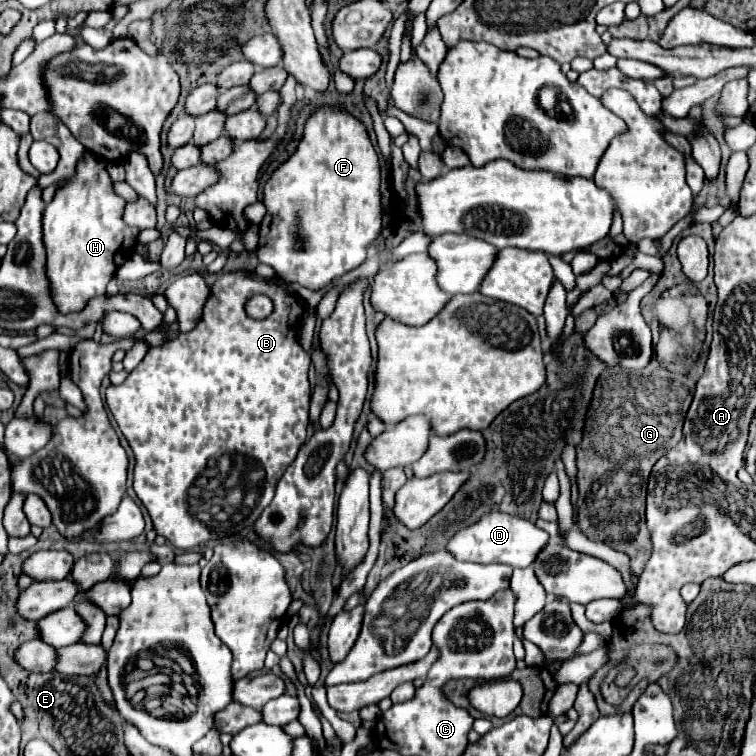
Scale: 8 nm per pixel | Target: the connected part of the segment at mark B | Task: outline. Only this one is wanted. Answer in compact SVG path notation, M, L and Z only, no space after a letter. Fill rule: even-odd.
M235 270L233 274L225 272L211 286L211 296L203 308L203 316L191 332L179 334L177 338L173 338L167 344L151 348L147 352L147 356L141 360L141 364L133 372L129 372L129 376L125 378L123 384L107 388L107 406L113 414L113 418L117 420L119 430L129 440L129 446L135 454L133 490L135 490L137 498L143 502L143 506L149 510L149 516L153 520L157 534L165 536L175 548L191 550L191 548L201 546L207 540L211 540L213 538L211 532L217 532L219 536L231 536L231 534L235 534L247 526L253 526L253 522L261 516L265 506L269 506L269 502L273 500L275 486L277 486L279 478L283 476L287 466L295 460L301 444L305 442L307 424L309 424L309 394L311 394L311 384L307 380L307 372L309 372L311 360L309 360L309 354L297 342L297 330L299 330L301 316L303 316L303 304L295 298L295 294L287 292L285 288L275 286L275 284L267 284L267 282L257 280L253 276L247 276L241 270ZM255 294L265 294L273 300L275 310L271 316L267 316L263 320L255 320L255 318L249 318L245 314L243 306Z

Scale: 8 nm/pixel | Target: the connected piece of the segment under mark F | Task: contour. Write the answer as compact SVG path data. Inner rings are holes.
M339 108L317 110L305 126L297 152L273 172L265 186L263 202L267 216L259 226L259 262L273 266L277 276L285 282L297 282L313 290L321 290L325 284L361 266L367 258L367 250L383 228L379 182L379 156L365 126Z

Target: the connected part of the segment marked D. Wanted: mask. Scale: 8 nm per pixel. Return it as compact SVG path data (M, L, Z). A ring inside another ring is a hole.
M489 512L481 522L469 526L469 530L461 530L449 540L447 550L463 558L465 562L477 564L507 564L511 568L527 568L537 560L537 554L549 544L549 534L537 528L533 522L523 520L519 516L511 516L505 512Z

